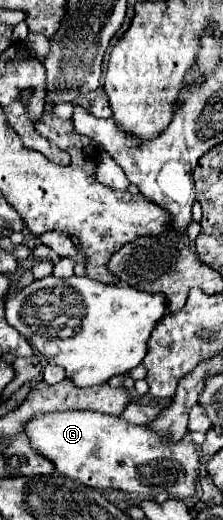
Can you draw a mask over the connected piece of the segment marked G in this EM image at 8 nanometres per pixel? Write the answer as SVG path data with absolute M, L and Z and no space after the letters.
M91 410L37 414L25 430L33 448L53 460L59 474L81 480L85 486L135 492L151 500L161 492L167 492L169 498L177 500L195 496L201 458L197 446L187 438L173 442L167 436L155 434L149 426L129 424L127 420L121 420L121 416Z

